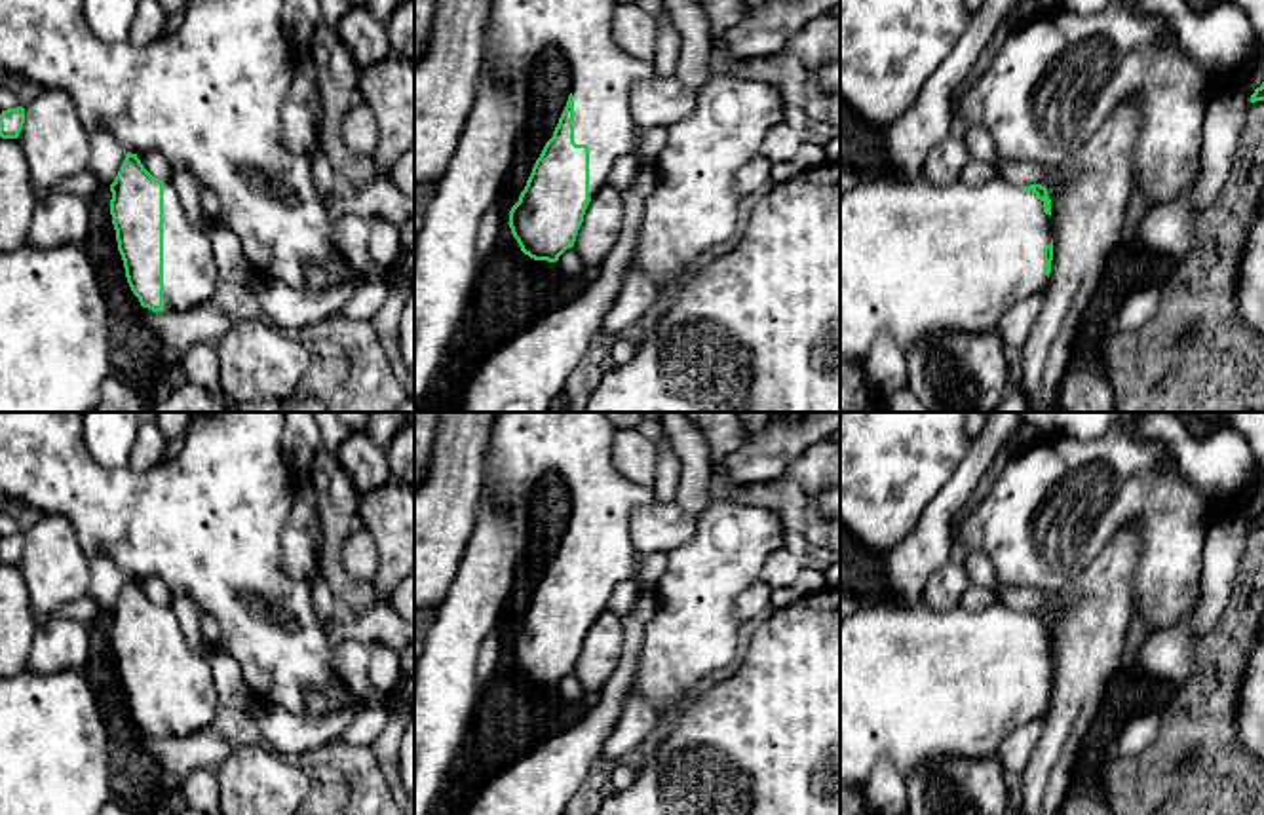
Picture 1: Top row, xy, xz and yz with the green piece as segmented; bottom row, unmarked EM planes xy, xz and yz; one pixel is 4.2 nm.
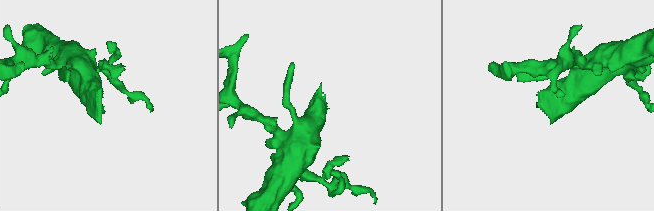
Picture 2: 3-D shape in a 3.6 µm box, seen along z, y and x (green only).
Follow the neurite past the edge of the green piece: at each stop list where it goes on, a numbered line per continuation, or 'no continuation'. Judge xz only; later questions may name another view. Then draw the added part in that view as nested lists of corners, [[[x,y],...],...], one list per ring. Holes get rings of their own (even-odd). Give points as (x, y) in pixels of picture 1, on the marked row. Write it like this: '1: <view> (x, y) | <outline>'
1: xz (603, 76) | [[[492,0],[485,25],[483,68],[500,82],[528,76],[547,47],[557,47],[566,59],[574,97],[574,142],[589,146],[589,198],[606,186],[614,161],[635,152],[639,125],[629,97],[639,82],[658,74],[654,63],[639,61],[614,44],[616,6],[616,0]]]

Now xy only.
1: xy (191, 278) | [[[163,182],[163,312],[209,304],[220,285],[213,247],[184,213],[171,182]]]

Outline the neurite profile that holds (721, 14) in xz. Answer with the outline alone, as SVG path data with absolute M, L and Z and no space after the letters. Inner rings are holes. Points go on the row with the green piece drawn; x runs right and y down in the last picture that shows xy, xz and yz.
M694 0L707 15L709 34L720 38L728 28L736 27L745 11L745 0Z

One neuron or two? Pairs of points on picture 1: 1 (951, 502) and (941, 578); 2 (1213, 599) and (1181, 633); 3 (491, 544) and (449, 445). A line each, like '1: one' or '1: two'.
1: two
2: two
3: two

